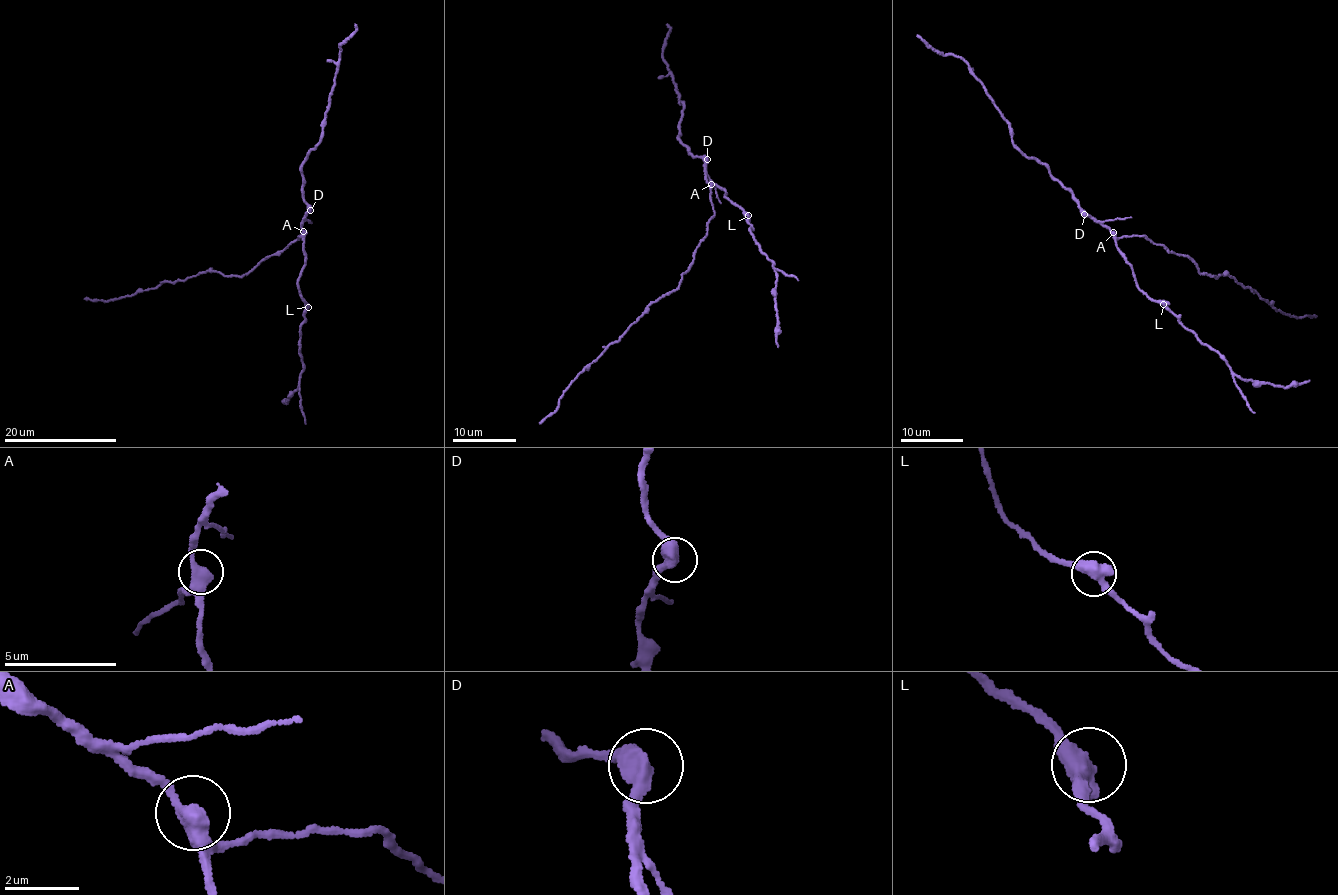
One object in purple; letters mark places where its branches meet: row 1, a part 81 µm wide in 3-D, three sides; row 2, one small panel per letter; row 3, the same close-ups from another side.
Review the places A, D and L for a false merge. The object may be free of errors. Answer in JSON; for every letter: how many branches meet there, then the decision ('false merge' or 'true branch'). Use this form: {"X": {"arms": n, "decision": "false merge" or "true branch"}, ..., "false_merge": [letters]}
{"A": {"arms": 2, "decision": "true branch"}, "D": {"arms": 2, "decision": "true branch"}, "L": {"arms": 2, "decision": "true branch"}, "false_merge": []}

